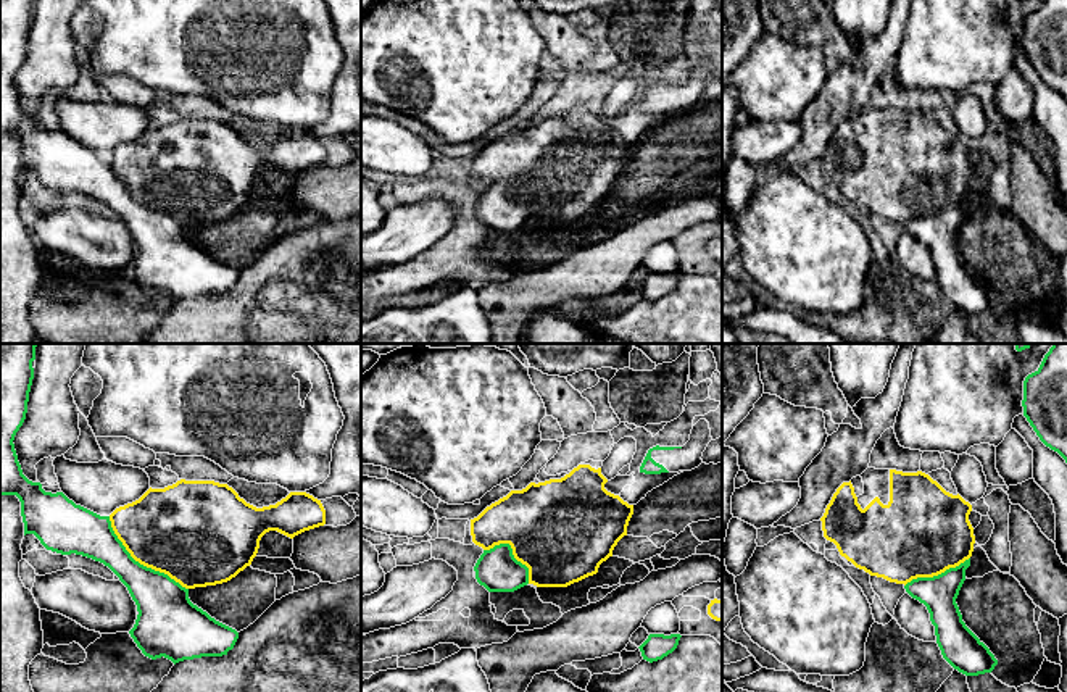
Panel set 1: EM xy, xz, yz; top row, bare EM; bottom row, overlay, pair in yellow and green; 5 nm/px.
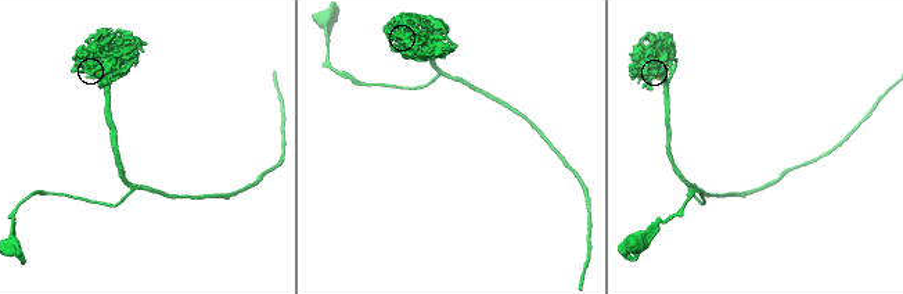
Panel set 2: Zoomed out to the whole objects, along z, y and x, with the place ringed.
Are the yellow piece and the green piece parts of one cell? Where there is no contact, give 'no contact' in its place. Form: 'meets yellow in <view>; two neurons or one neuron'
meets yellow in xy; two neurons

